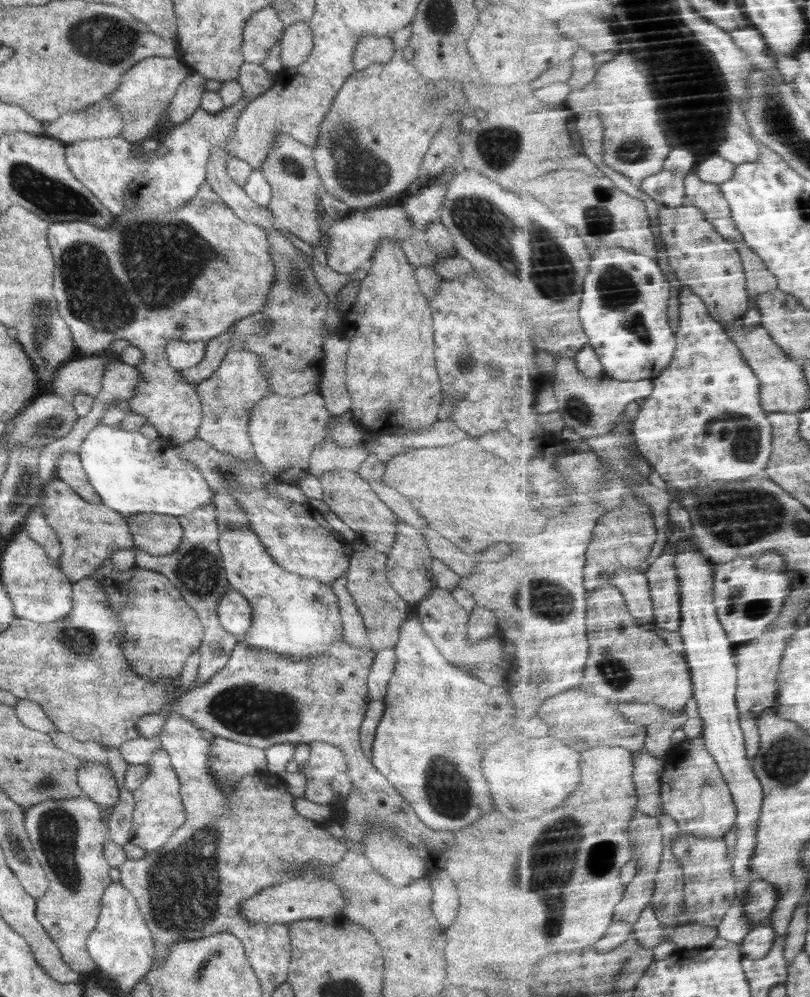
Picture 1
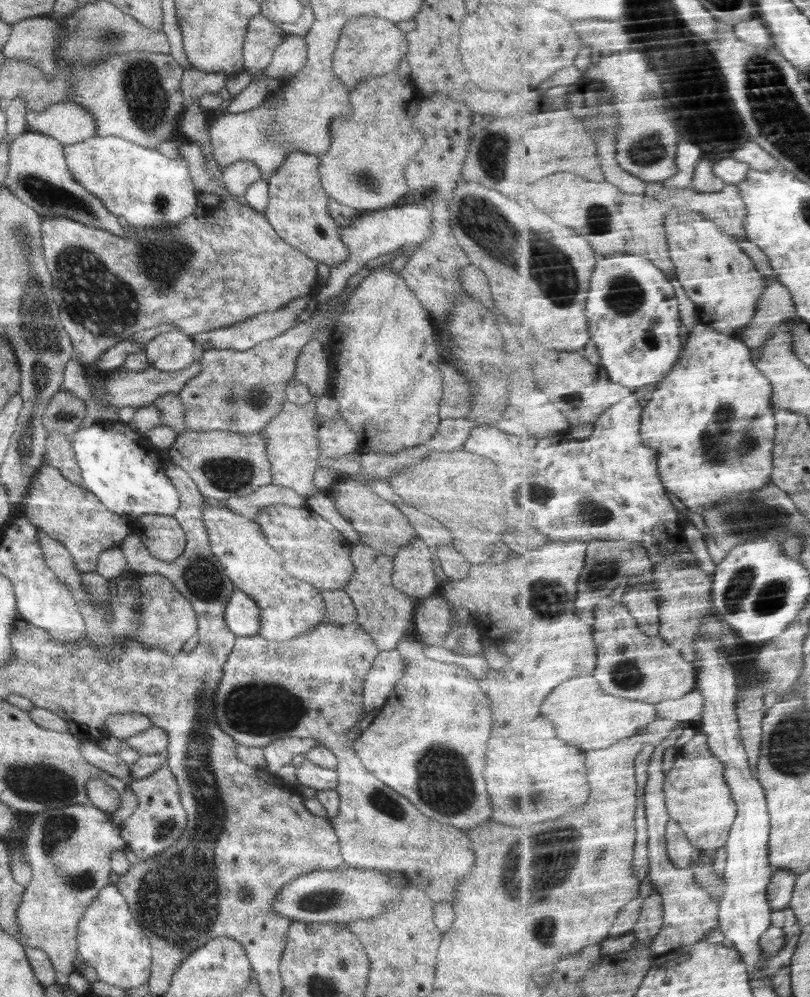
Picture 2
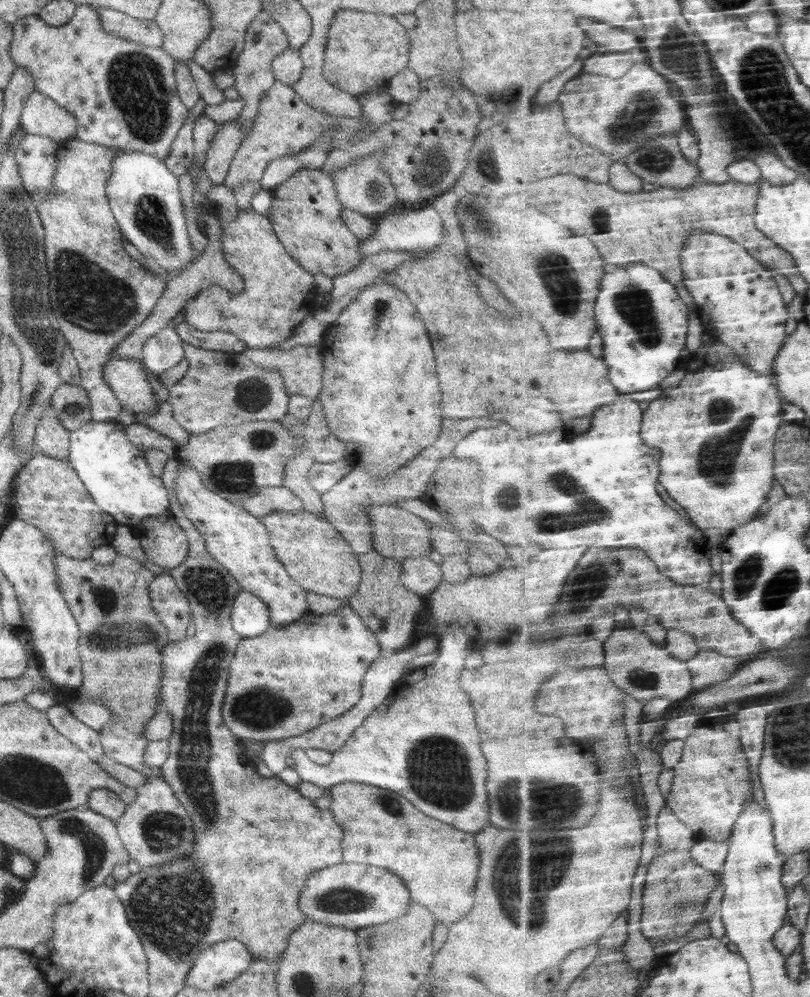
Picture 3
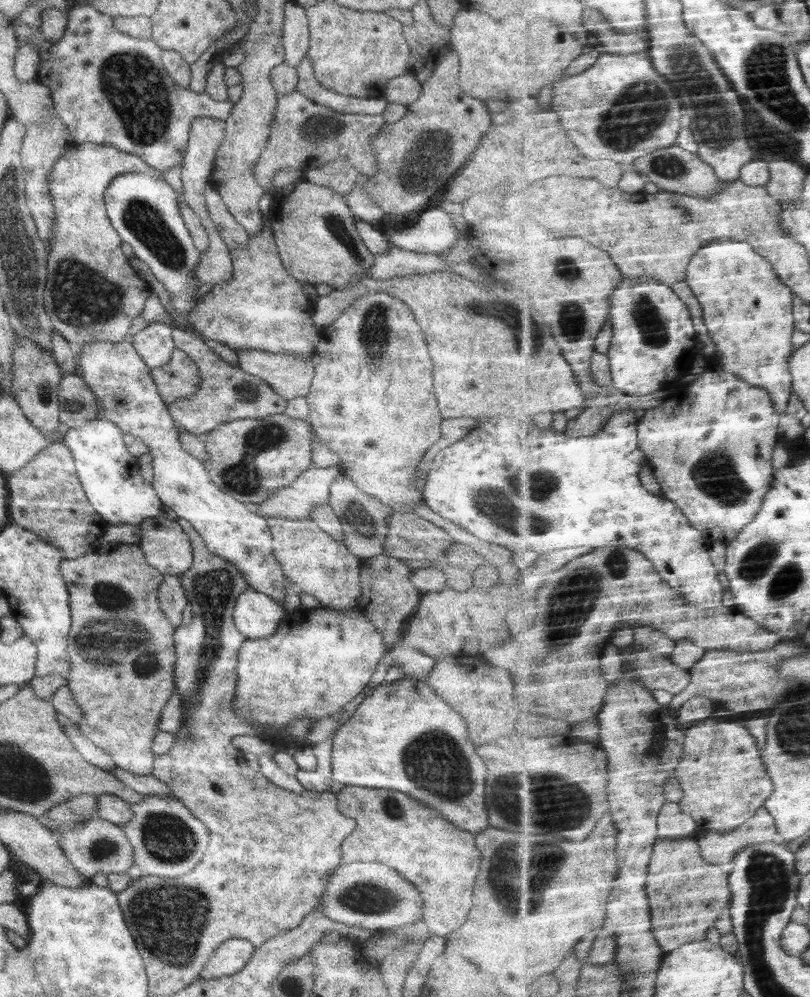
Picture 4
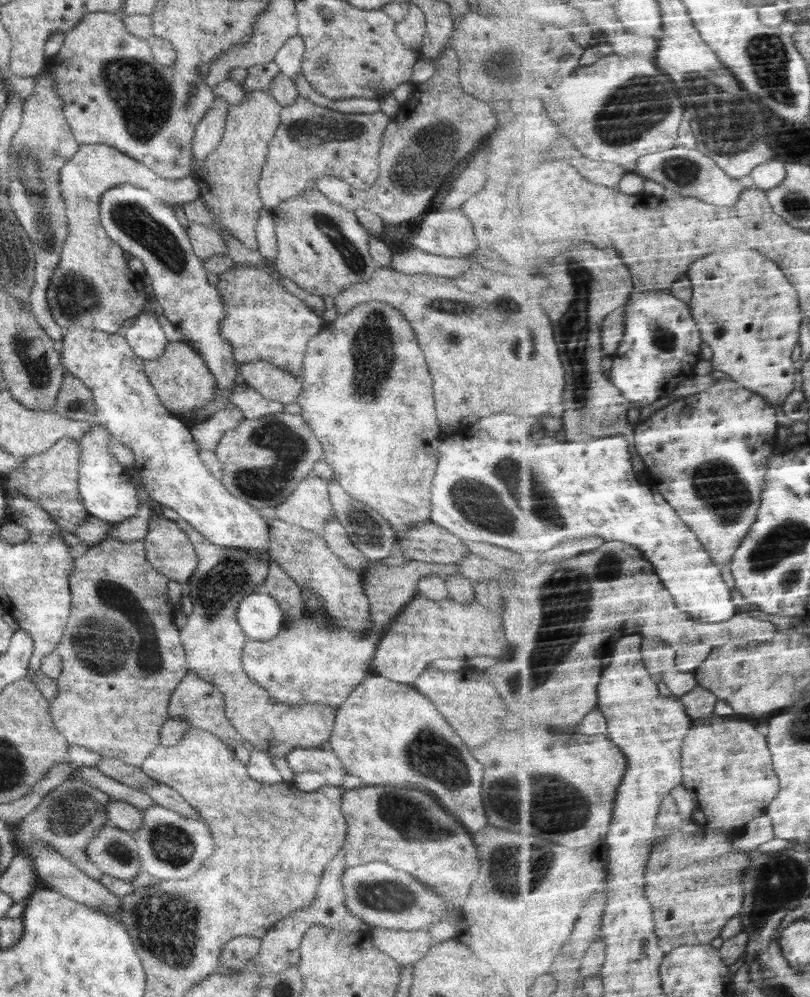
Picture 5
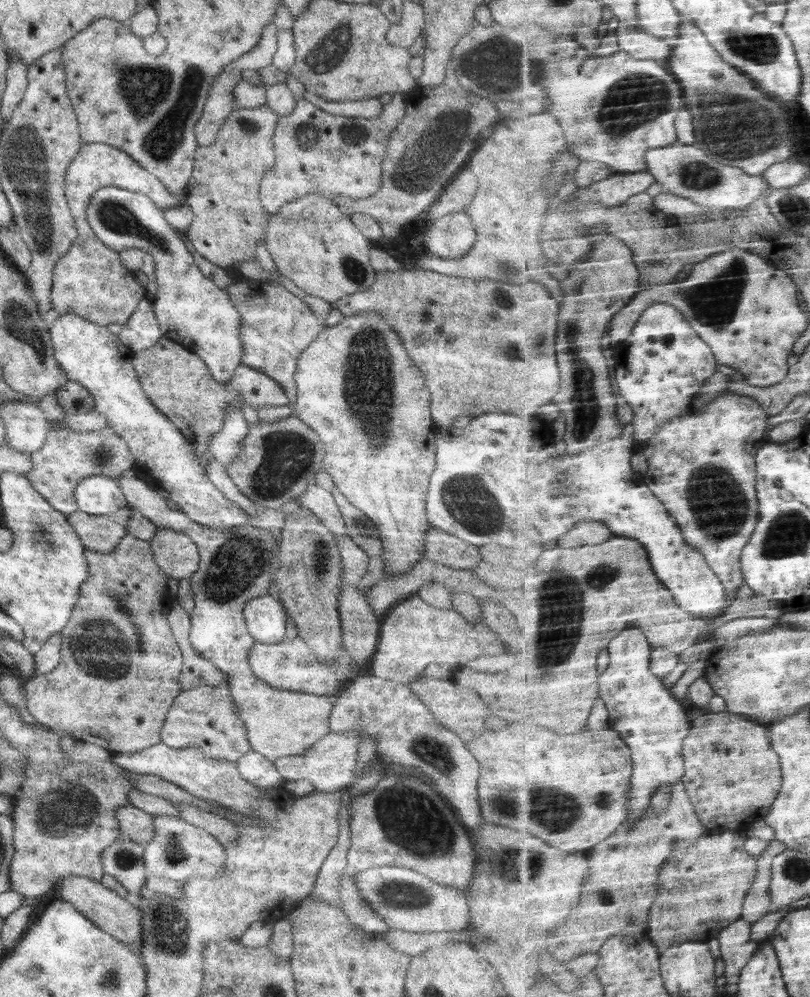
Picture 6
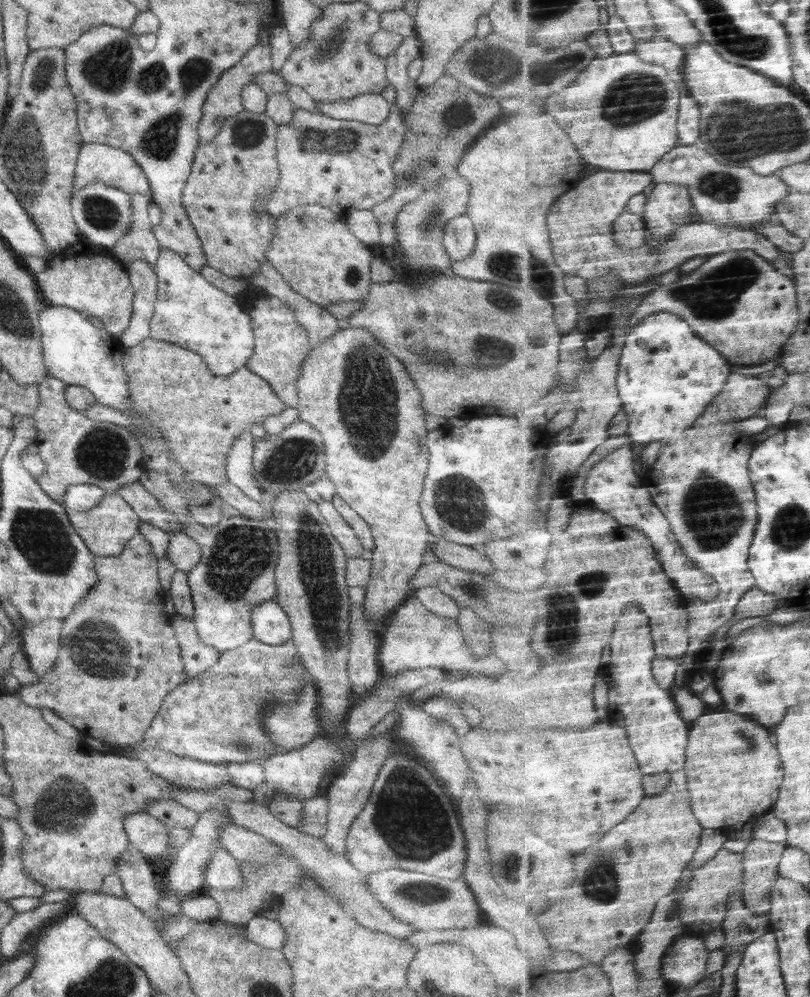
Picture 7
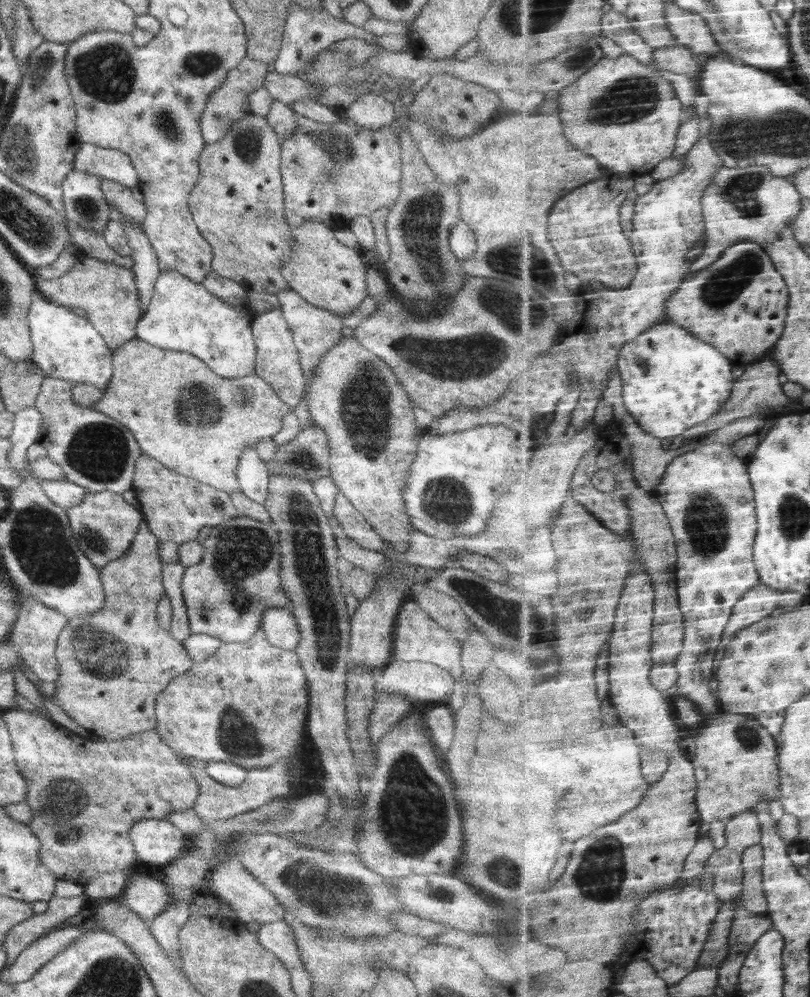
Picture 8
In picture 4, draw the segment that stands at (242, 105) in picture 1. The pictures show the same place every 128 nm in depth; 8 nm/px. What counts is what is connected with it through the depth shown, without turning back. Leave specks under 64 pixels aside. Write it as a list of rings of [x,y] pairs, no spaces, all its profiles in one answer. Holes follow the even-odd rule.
[[[140,172],[114,177],[104,194],[105,210],[121,242],[130,244],[135,256],[149,266],[156,280],[170,292],[171,304],[176,312],[184,316],[201,300],[194,301],[200,284],[193,280],[201,252],[192,243],[177,198],[174,188],[164,179]]]

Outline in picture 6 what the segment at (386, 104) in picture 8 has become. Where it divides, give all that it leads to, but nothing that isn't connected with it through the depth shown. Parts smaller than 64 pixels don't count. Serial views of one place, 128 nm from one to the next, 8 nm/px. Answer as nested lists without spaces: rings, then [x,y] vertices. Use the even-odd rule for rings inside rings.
[[[310,90],[304,91],[303,99],[321,108],[324,112],[348,118],[376,118],[382,112],[384,105],[378,100],[378,97],[350,101],[327,101],[325,98],[311,93]]]

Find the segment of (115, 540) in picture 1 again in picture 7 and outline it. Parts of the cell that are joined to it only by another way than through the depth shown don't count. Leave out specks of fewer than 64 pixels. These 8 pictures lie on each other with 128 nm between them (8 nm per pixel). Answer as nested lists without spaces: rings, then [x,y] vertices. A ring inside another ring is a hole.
[[[48,376],[44,382],[39,384],[39,403],[36,413],[32,416],[35,419],[36,445],[39,457],[45,464],[45,471],[40,476],[33,476],[40,488],[54,502],[63,504],[64,493],[70,485],[84,483],[102,487],[106,493],[114,493],[125,484],[138,481],[142,470],[142,451],[135,433],[130,429],[112,424],[111,422],[100,422],[86,418],[84,412],[70,408],[65,399],[65,386],[59,378]]]

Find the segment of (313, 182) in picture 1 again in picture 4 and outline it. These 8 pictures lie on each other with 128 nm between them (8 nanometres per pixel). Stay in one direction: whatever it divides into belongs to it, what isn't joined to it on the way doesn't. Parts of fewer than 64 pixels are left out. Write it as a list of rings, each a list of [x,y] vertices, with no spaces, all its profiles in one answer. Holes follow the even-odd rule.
[[[299,178],[273,196],[274,202],[267,218],[286,274],[312,286],[326,283],[334,289],[344,289],[348,283],[368,276],[368,270],[374,266],[374,255],[366,248],[356,230],[355,214],[341,196],[328,189]]]

